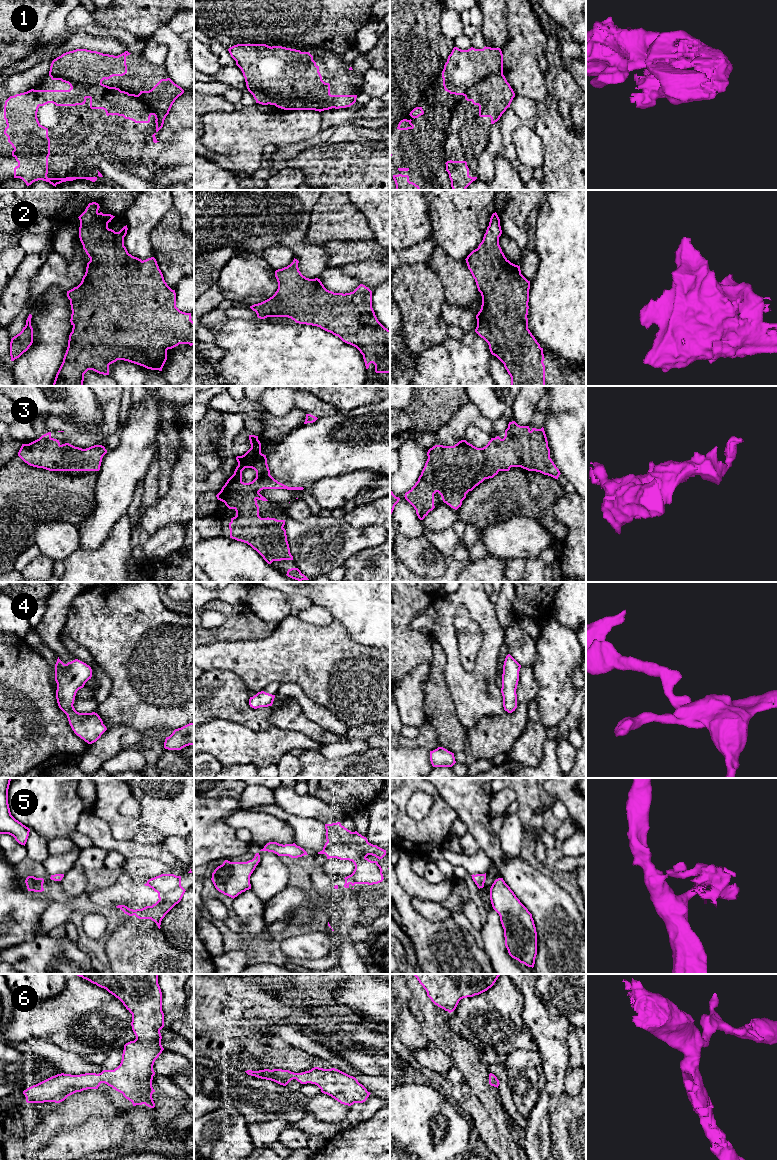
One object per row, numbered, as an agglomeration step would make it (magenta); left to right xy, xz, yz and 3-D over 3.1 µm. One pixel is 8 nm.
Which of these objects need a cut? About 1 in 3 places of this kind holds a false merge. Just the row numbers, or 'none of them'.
none of them

